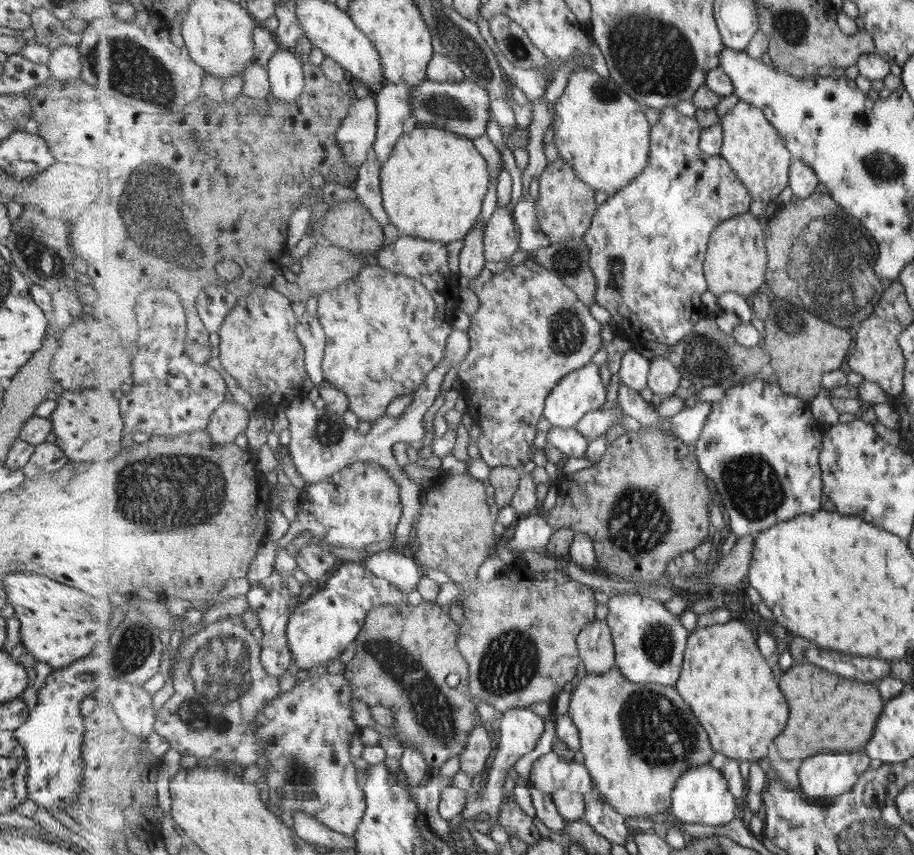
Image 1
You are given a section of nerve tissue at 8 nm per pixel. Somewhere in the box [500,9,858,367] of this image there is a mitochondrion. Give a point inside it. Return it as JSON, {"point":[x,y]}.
{"point":[654,60]}

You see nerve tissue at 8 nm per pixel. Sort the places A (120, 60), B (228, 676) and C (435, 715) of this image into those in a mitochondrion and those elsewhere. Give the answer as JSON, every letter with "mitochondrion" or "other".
{"A":"mitochondrion","B":"mitochondrion","C":"mitochondrion"}

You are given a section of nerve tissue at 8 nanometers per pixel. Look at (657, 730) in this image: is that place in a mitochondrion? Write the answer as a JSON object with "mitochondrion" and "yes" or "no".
{"mitochondrion":"yes"}

